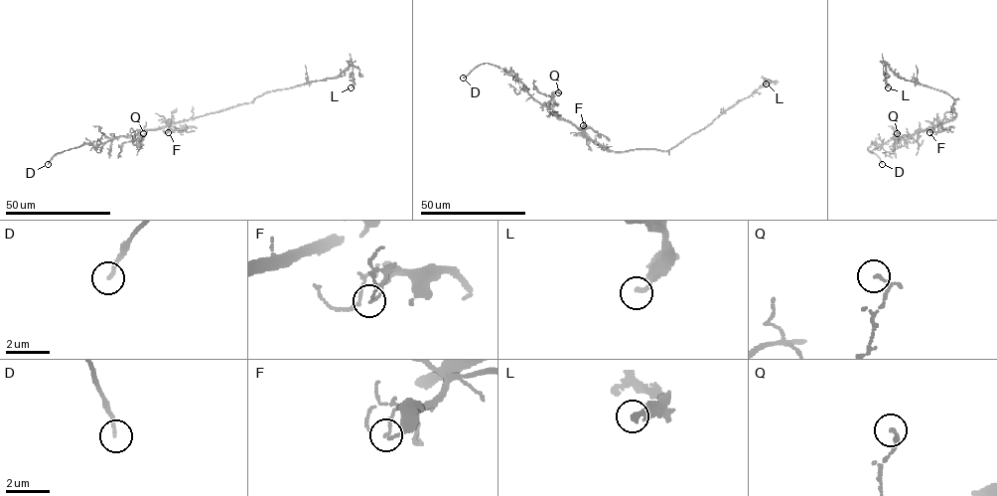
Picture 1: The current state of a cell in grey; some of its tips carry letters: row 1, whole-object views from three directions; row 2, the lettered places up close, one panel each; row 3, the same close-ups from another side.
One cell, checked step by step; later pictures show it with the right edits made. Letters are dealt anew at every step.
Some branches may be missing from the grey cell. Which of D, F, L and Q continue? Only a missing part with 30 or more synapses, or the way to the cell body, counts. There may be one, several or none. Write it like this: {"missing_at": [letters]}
{"missing_at": ["D"]}

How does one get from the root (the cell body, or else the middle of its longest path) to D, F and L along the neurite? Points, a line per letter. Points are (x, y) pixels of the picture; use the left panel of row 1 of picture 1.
D: (207, 115), (142, 129), (131, 137), (117, 137), (95, 145), (85, 144), (57, 153), (48, 164)
F: (207, 115), (171, 123), (168, 132)
L: (207, 115), (251, 103), (268, 92), (336, 78), (351, 64), (354, 82), (351, 87)

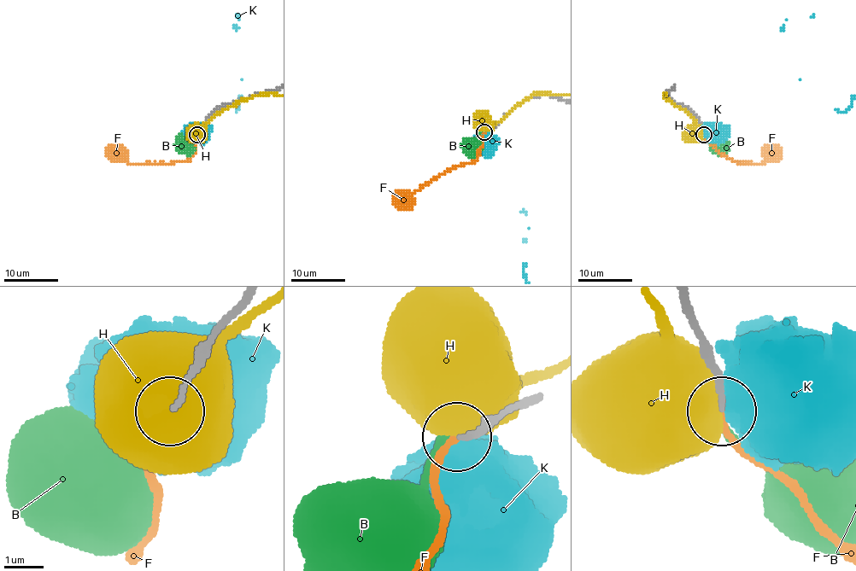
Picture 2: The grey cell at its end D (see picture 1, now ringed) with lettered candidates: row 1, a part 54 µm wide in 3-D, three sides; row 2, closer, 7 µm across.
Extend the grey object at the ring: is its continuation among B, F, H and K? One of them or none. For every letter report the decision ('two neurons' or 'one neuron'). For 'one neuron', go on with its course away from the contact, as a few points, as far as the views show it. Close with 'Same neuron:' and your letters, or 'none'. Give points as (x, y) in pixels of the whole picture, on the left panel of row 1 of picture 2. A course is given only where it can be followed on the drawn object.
B: one neuron
F: two neurons
H: two neurons
K: two neurons
Same neuron: B

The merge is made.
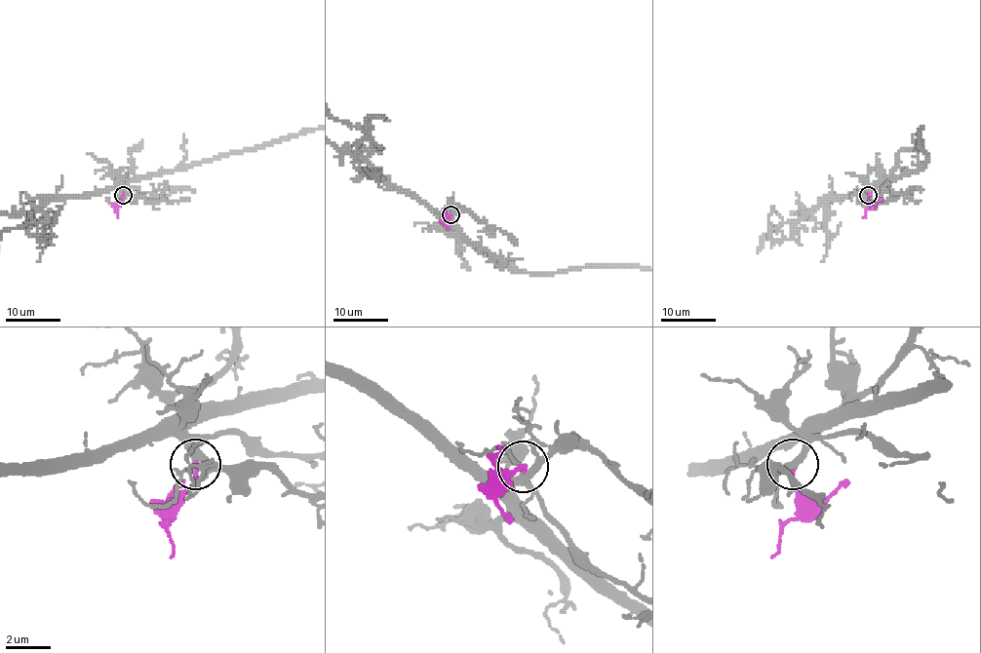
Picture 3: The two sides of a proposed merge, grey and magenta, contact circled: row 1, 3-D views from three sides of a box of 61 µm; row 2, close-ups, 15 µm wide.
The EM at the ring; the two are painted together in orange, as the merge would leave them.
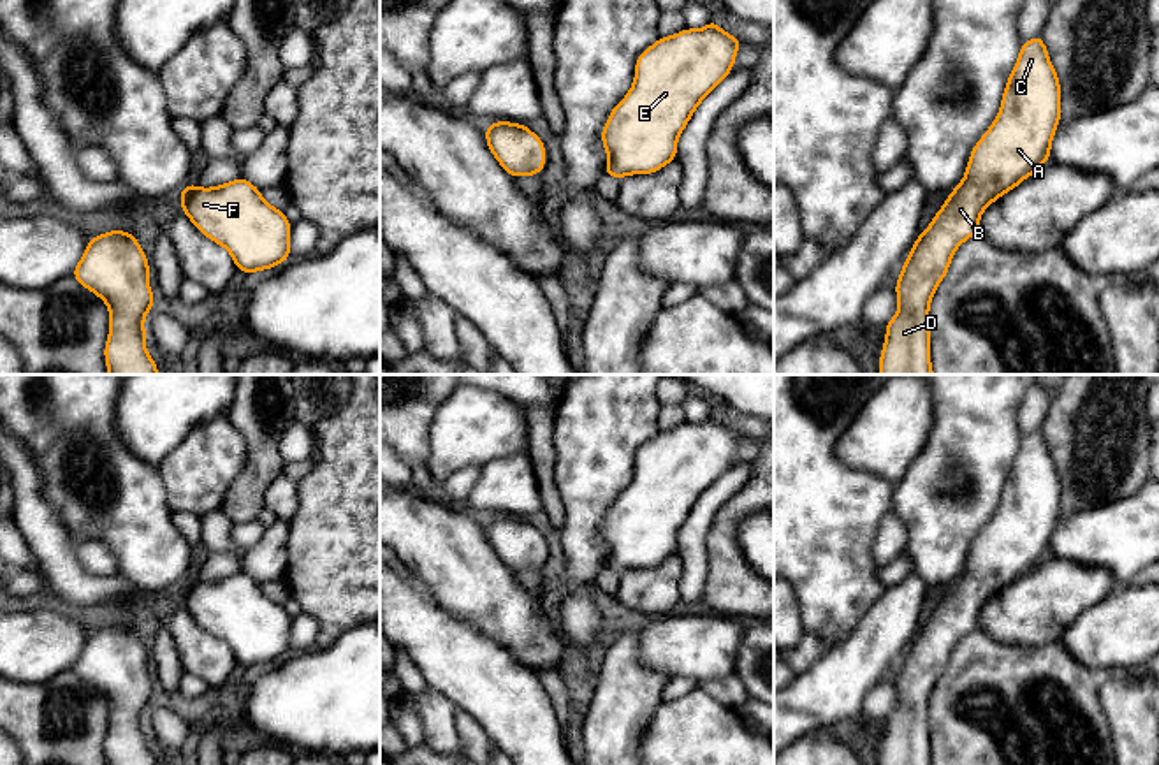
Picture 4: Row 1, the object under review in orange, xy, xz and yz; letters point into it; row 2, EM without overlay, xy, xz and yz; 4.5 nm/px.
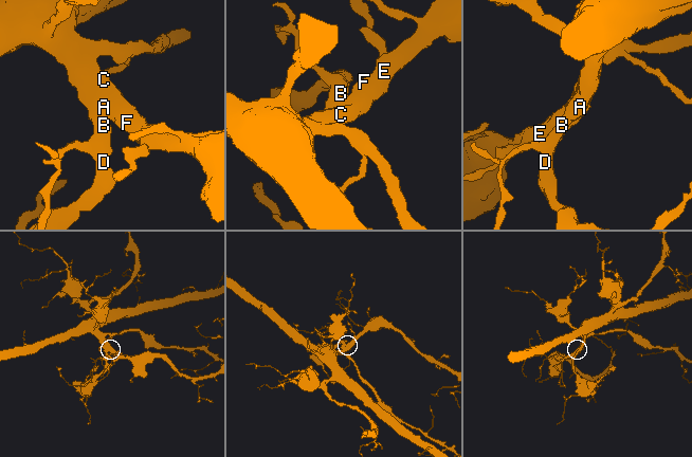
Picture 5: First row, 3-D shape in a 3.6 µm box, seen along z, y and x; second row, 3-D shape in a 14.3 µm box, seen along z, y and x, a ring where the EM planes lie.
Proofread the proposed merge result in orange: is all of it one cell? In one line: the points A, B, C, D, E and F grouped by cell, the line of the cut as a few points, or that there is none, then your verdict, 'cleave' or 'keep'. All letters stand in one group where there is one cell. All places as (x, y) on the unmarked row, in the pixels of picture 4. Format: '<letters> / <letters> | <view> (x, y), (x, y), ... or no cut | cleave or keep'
A B C D E F | no cut | keep

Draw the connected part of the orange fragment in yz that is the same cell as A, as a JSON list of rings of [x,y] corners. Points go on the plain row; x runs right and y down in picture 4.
[[[1043,431],[1022,436],[1018,454],[1001,492],[1001,503],[990,522],[971,545],[964,573],[948,587],[930,619],[920,626],[895,679],[899,703],[886,718],[879,765],[932,765],[929,703],[930,695],[948,667],[955,644],[978,628],[985,601],[995,596],[1050,552],[1053,528],[1061,514],[1061,478],[1052,461]]]

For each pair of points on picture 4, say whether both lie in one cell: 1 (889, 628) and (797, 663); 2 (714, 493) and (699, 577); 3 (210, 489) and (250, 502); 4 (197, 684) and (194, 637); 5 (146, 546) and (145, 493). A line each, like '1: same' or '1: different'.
1: different
2: same
3: different
4: different
5: same

